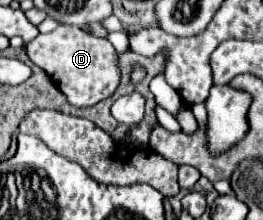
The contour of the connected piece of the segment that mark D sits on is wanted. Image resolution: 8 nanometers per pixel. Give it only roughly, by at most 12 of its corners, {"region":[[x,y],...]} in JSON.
{"region":[[58,26],[26,54],[72,106],[120,86],[114,46]]}

